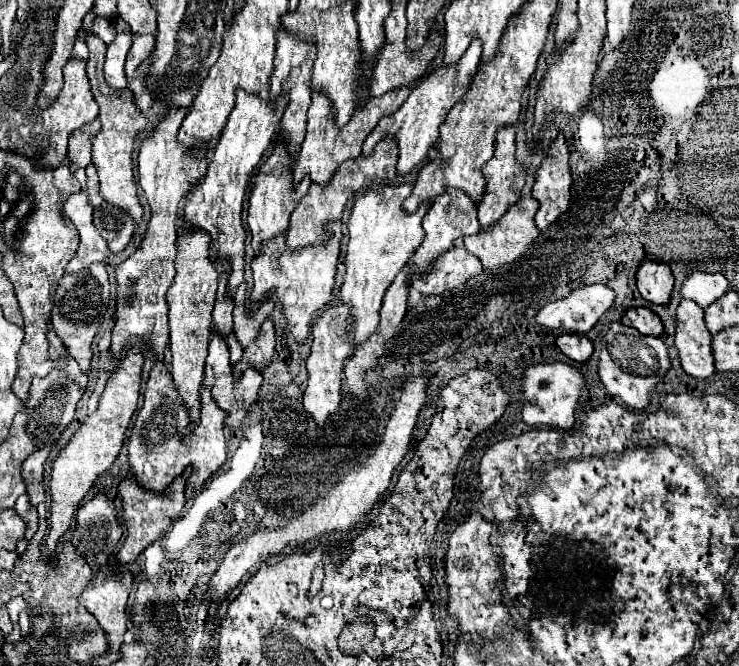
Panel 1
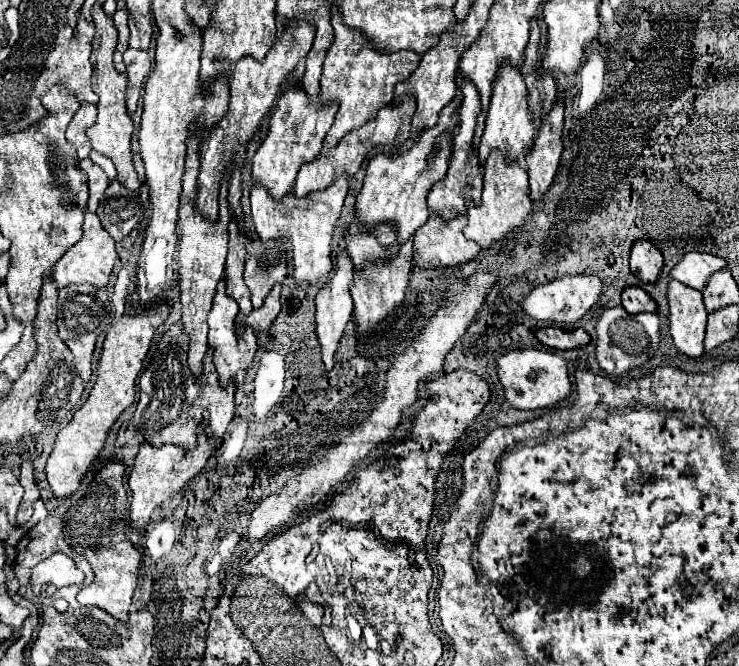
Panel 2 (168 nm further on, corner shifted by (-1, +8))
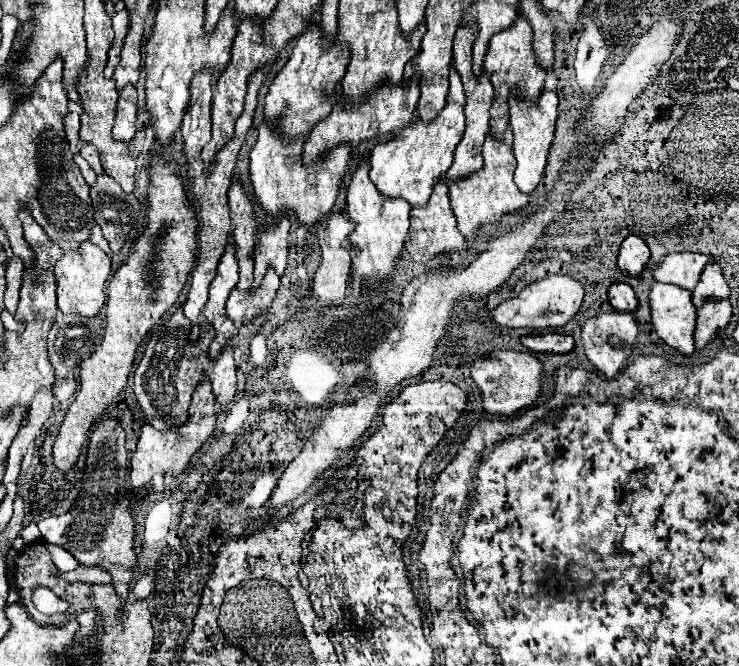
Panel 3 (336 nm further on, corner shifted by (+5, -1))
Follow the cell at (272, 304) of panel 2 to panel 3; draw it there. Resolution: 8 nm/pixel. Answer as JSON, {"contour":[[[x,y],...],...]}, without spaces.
{"contour":[[[268,268],[262,284],[256,290],[240,292],[238,288],[234,288],[226,302],[228,316],[238,324],[248,324],[254,316],[264,314],[268,310],[268,306],[276,296],[278,286],[280,286],[278,274],[274,272],[274,268]]]}

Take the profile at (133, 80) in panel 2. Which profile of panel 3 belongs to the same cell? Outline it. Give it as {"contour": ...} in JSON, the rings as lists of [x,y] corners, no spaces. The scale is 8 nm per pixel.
{"contour":[[[132,86],[120,90],[118,100],[118,112],[116,112],[116,124],[114,124],[114,138],[120,142],[130,142],[136,132],[136,90]]]}

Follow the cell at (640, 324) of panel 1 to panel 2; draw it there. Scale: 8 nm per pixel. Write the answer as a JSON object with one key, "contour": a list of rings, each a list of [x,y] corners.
{"contour":[[[626,287],[624,289],[622,307],[630,313],[656,313],[654,299],[640,287]]]}

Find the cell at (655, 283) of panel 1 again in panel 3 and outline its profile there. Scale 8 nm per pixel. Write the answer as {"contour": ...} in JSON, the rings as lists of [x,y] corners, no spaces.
{"contour":[[[628,236],[618,252],[618,268],[628,274],[628,276],[638,276],[646,262],[650,260],[650,250],[646,246],[646,242],[640,236]]]}

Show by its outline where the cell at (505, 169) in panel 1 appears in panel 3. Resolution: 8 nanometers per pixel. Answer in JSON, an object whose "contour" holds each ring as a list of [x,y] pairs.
{"contour":[[[518,16],[512,26],[504,28],[502,32],[496,32],[488,42],[488,52],[484,58],[484,70],[490,74],[490,82],[494,86],[494,102],[492,102],[492,120],[490,130],[492,136],[502,140],[504,130],[510,122],[508,118],[508,96],[512,88],[518,88],[526,100],[536,100],[540,90],[544,88],[544,68],[538,66],[534,48],[532,48],[532,26],[526,16]]]}

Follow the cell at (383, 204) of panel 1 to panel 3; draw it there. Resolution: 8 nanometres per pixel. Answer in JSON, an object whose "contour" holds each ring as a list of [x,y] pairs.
{"contour":[[[450,66],[450,90],[446,96],[444,110],[438,112],[438,116],[432,122],[420,122],[414,120],[410,126],[402,128],[392,140],[380,142],[370,152],[370,180],[374,186],[384,194],[392,198],[404,198],[412,206],[424,206],[430,198],[432,186],[436,180],[446,174],[454,160],[454,150],[464,134],[464,90],[458,72],[454,66]]]}

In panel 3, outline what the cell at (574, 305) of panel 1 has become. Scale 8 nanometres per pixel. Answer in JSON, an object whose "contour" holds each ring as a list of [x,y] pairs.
{"contour":[[[552,274],[528,284],[516,298],[510,298],[498,304],[496,308],[488,310],[488,316],[496,324],[508,328],[556,328],[564,326],[578,312],[582,300],[584,300],[584,288],[580,282],[564,274]]]}

